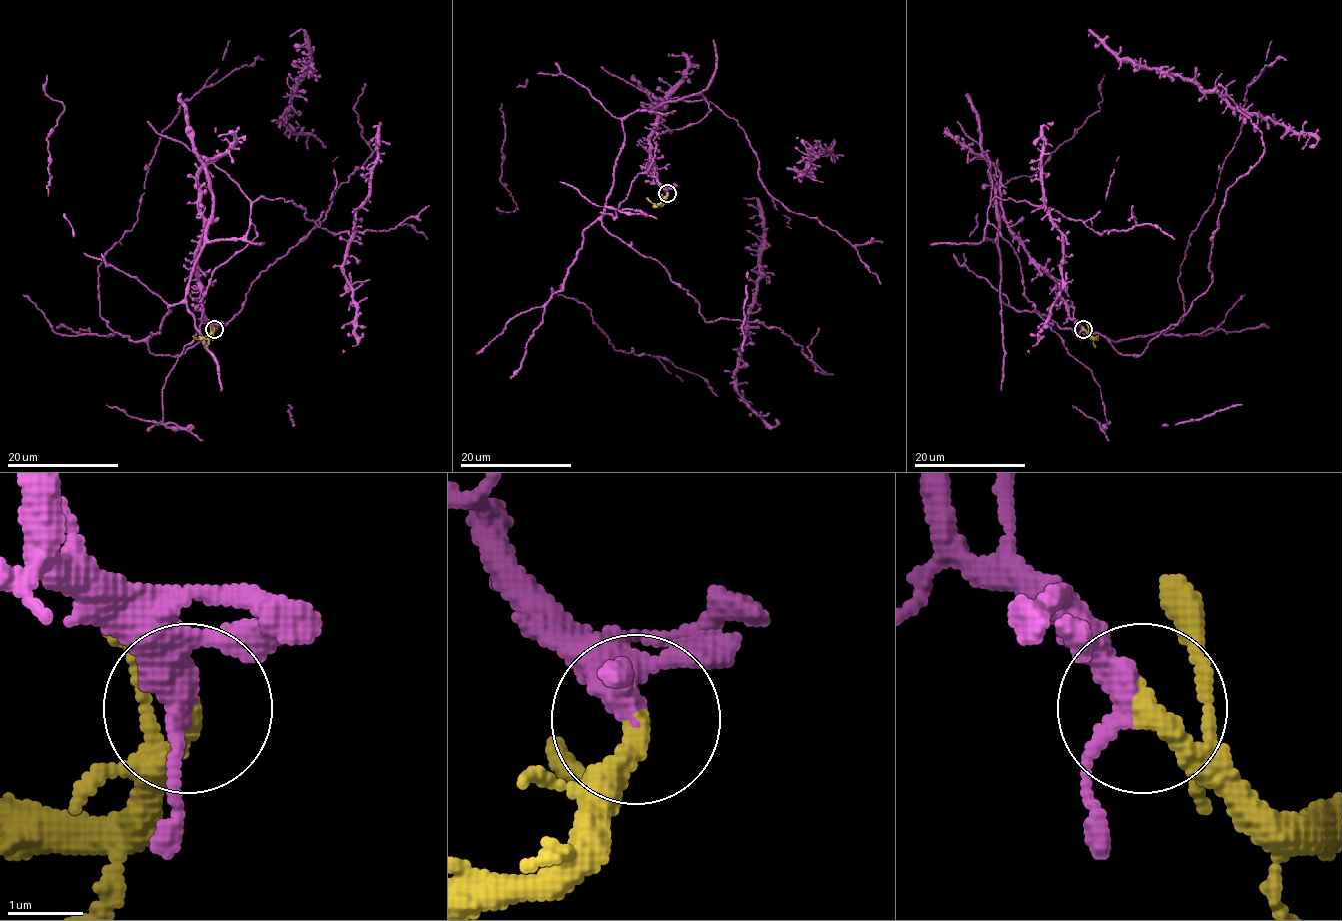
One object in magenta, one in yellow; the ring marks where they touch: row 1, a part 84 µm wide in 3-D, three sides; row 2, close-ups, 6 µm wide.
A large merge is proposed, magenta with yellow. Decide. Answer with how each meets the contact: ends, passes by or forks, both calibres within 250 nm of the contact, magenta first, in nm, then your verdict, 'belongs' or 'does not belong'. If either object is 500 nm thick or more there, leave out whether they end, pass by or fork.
magenta passes by | yellow ends | 320/320 nm | belongs

